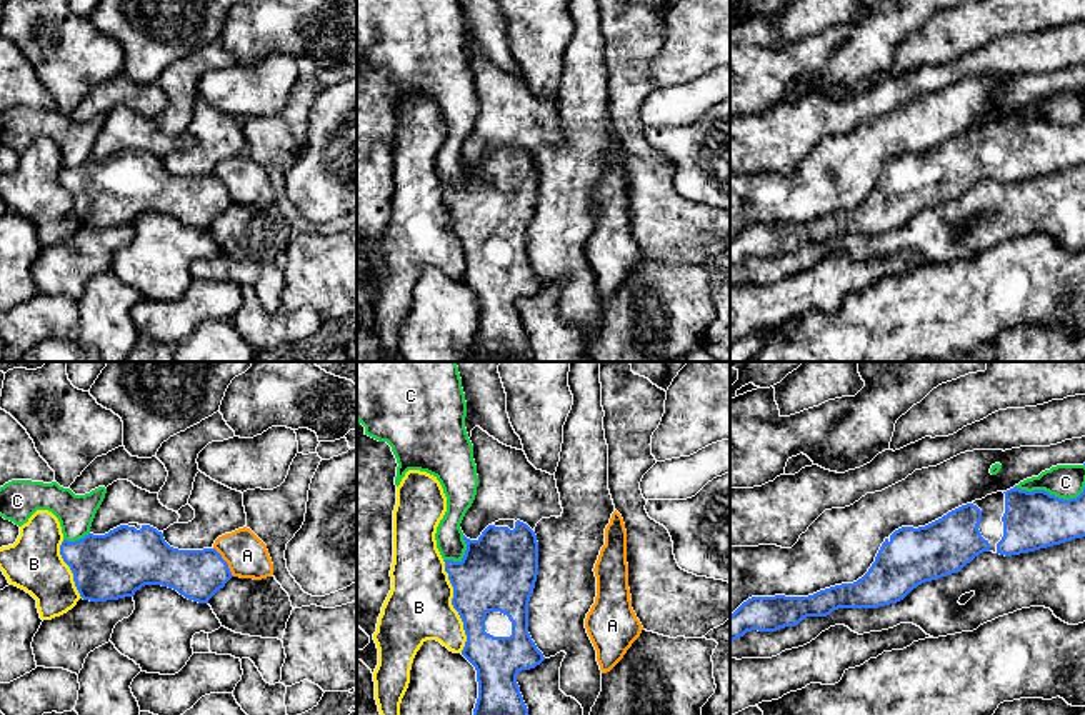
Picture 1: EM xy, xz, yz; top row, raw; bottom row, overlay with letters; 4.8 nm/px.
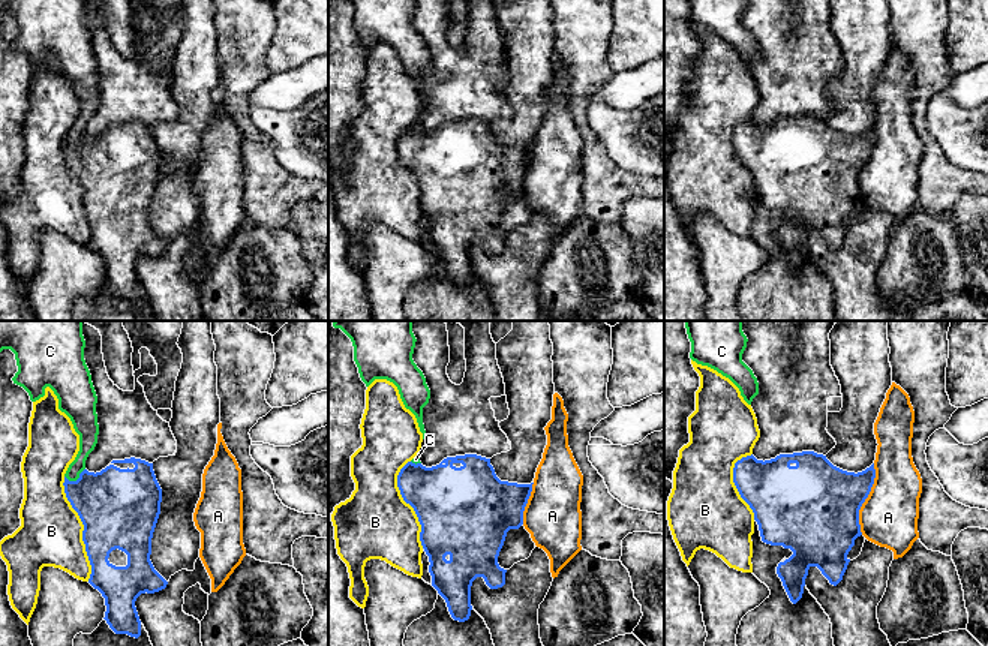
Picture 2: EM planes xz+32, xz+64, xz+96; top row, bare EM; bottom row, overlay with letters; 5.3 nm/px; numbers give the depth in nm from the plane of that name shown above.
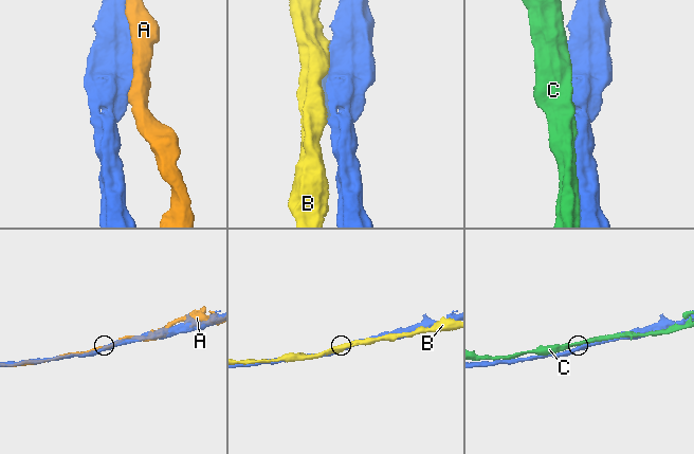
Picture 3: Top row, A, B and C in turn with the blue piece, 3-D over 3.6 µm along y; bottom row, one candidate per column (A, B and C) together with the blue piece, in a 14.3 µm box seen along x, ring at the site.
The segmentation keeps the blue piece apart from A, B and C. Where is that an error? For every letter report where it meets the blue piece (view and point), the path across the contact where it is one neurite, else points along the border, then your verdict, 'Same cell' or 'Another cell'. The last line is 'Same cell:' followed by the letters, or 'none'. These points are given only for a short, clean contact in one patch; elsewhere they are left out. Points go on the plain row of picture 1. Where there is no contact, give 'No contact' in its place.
A: Touches blue at xy (225, 189). Another cell
B: Touches blue at xz (454, 234). Another cell
C: Touches blue at yz (1049, 120). Another cell
Same cell: none

